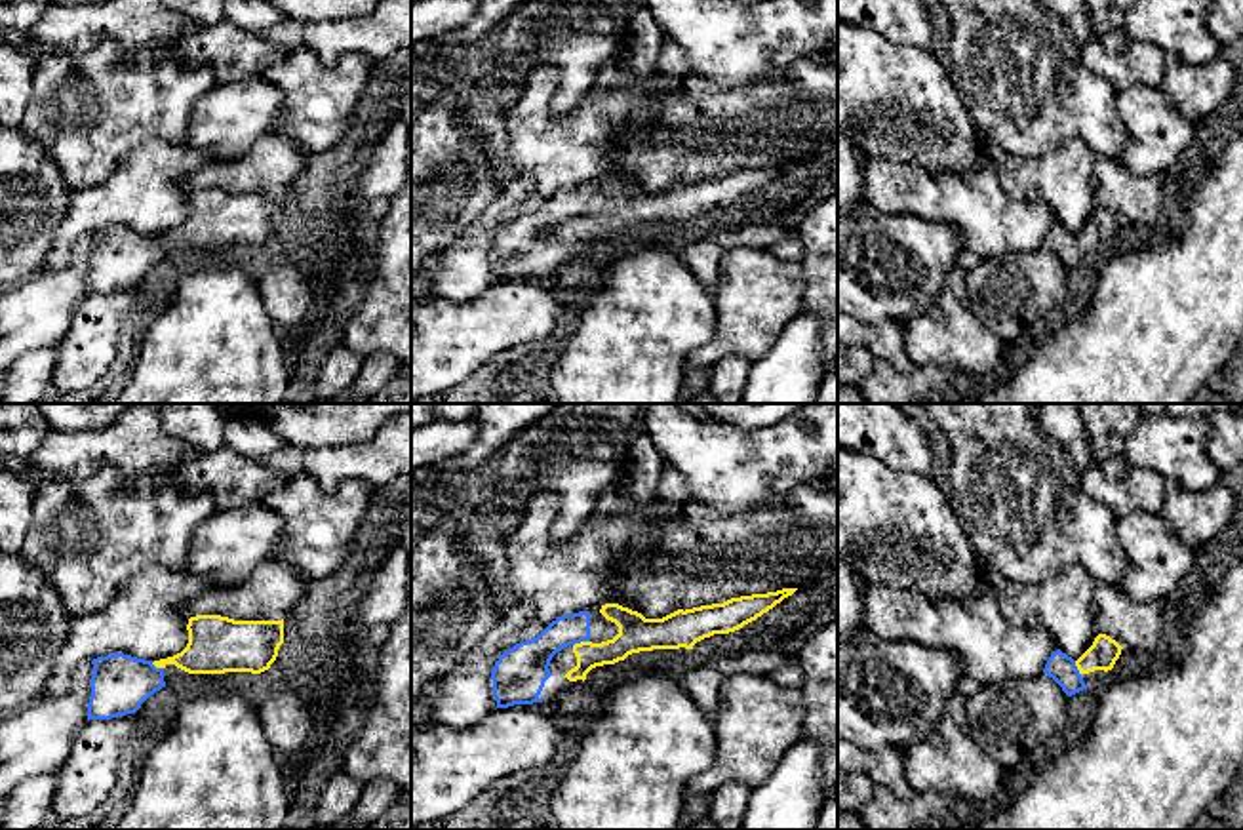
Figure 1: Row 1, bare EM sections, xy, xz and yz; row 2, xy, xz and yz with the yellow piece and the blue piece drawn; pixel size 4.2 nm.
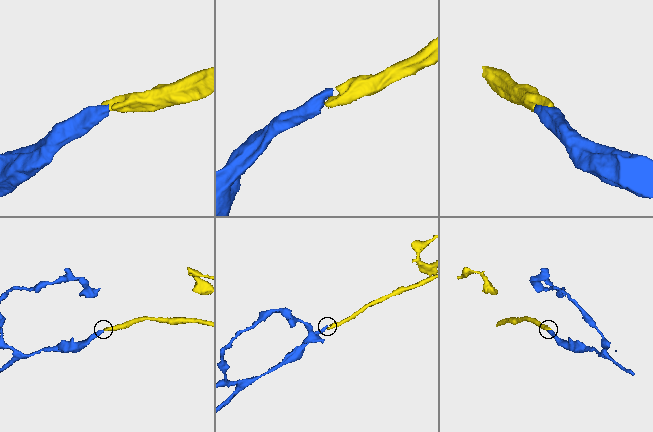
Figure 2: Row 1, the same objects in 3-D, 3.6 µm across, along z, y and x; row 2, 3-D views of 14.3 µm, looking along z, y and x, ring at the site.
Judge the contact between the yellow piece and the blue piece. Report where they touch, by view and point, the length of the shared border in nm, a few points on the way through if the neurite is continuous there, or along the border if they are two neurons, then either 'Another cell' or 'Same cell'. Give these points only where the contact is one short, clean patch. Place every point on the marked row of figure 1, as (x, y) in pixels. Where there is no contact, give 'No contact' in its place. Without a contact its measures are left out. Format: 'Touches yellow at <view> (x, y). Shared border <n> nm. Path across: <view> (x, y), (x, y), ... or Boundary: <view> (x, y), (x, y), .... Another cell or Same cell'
Touches yellow at xz (581, 642). Shared border 80 nm. Path across: xz (636, 632), (617, 650), (581, 642), (552, 638), (526, 663). Same cell

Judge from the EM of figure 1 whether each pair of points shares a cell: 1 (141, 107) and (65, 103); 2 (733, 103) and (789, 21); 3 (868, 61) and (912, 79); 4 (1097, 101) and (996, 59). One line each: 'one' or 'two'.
1: one
2: two
3: one
4: one

